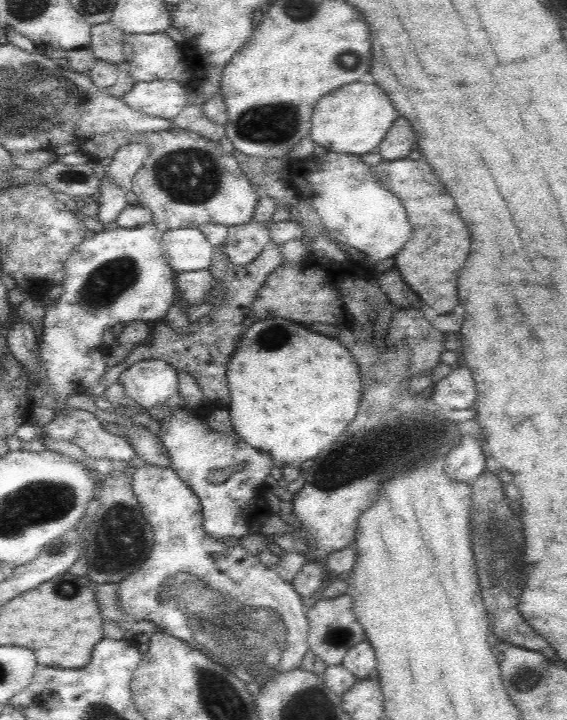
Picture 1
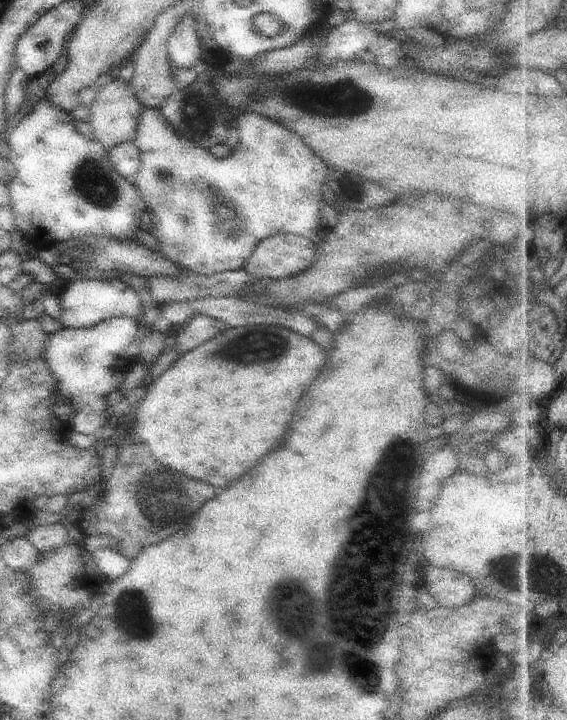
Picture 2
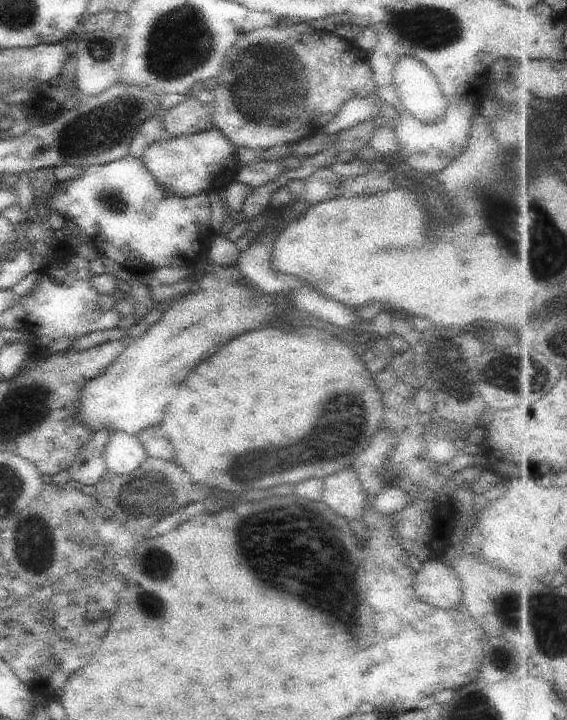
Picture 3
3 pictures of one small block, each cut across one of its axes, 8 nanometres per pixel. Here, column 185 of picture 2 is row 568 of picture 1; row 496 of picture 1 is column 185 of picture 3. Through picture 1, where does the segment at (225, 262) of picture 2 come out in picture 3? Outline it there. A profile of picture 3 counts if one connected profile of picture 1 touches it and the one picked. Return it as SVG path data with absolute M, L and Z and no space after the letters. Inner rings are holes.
M213 126L205 131L180 137L164 136L147 147L140 158L163 190L178 197L206 193L213 186L213 176L227 176L229 160L235 158L236 148Z

